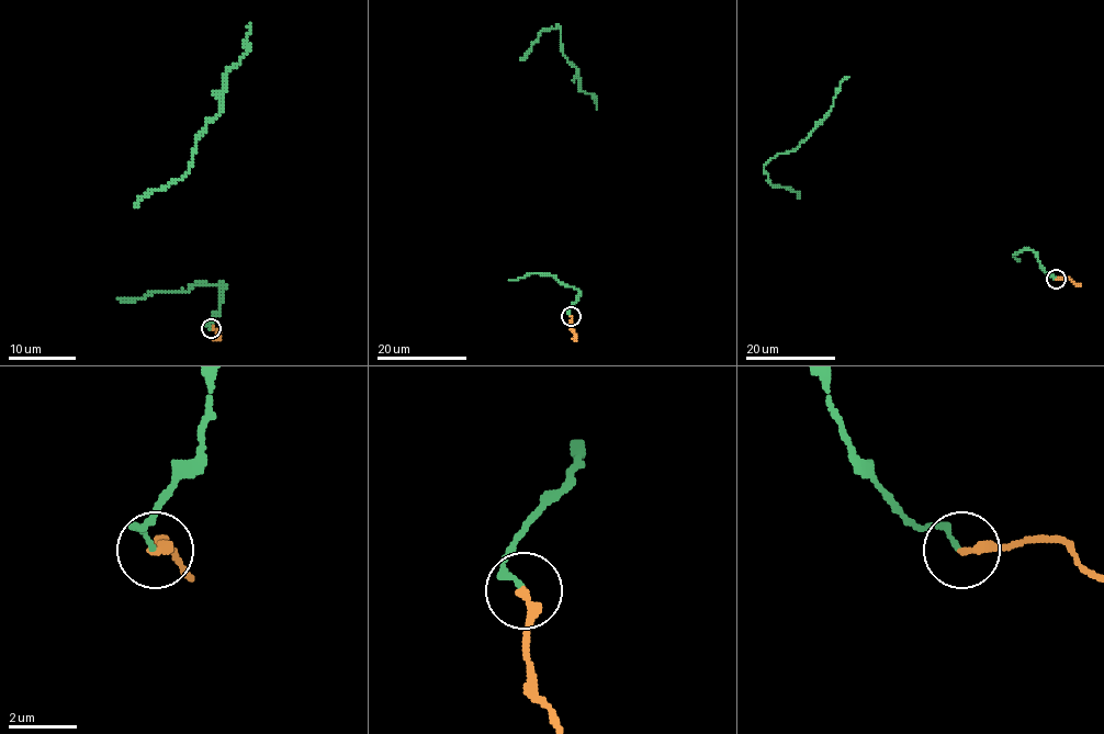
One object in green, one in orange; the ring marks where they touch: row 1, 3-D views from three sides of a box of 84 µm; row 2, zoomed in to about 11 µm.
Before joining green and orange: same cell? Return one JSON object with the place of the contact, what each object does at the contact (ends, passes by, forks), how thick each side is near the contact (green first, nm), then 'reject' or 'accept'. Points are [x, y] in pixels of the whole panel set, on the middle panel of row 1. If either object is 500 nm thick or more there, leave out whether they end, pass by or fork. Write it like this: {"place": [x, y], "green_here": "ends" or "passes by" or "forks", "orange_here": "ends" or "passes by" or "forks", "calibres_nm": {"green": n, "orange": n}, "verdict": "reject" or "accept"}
{"place": [571, 316], "green_here": "ends", "orange_here": "ends", "calibres_nm": {"green": 150, "orange": 280}, "verdict": "accept"}

